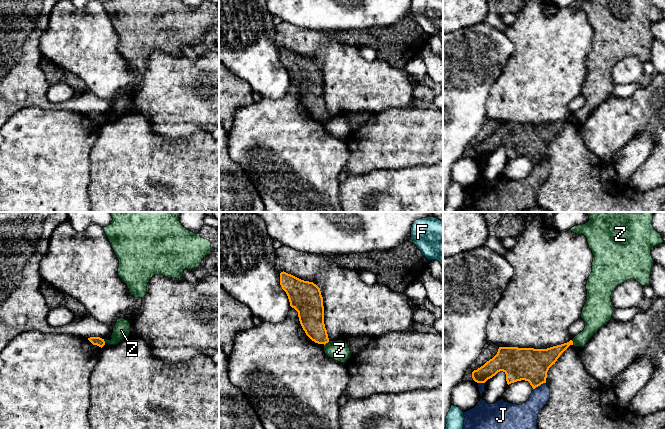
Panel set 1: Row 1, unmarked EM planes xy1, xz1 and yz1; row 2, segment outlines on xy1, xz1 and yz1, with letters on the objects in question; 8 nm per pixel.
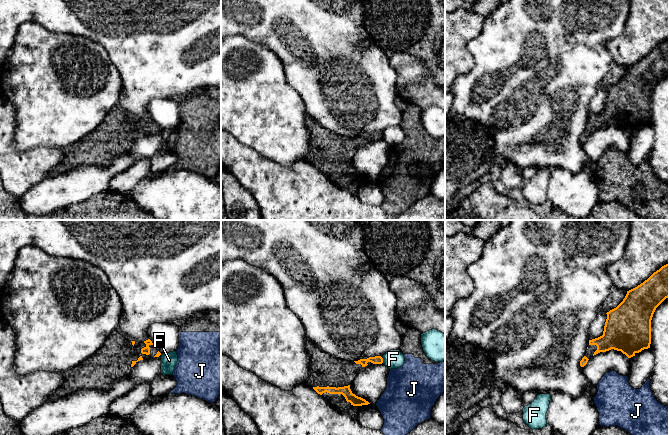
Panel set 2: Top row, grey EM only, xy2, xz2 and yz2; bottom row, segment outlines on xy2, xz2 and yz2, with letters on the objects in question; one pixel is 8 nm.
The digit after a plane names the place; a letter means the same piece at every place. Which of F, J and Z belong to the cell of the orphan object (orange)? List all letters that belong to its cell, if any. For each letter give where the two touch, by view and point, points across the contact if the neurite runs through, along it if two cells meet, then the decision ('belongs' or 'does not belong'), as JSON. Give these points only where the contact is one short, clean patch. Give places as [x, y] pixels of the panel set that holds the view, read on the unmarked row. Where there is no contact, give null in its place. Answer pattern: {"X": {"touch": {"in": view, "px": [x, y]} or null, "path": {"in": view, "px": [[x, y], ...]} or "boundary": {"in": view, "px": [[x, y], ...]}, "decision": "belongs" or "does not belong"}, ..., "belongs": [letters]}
{"F": {"touch": {"in": "xz2", "px": [382, 136]}, "boundary": {"in": "xz2", "px": [[381, 133], [383, 138]]}, "decision": "does not belong"}, "J": {"touch": {"in": "yz1", "px": [539, 161]}, "decision": "does not belong"}, "Z": {"touch": {"in": "xz1", "px": [326, 118]}, "boundary": {"in": "xz1", "px": [[329, 117], [324, 121]]}, "decision": "does not belong"}, "belongs": []}

